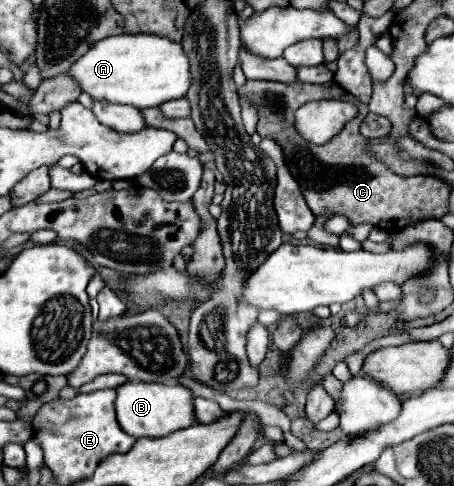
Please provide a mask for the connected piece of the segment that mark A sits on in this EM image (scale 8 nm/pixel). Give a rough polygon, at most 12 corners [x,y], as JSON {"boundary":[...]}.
{"boundary":[[154,34],[96,42],[66,72],[98,102],[182,98],[188,56]]}

